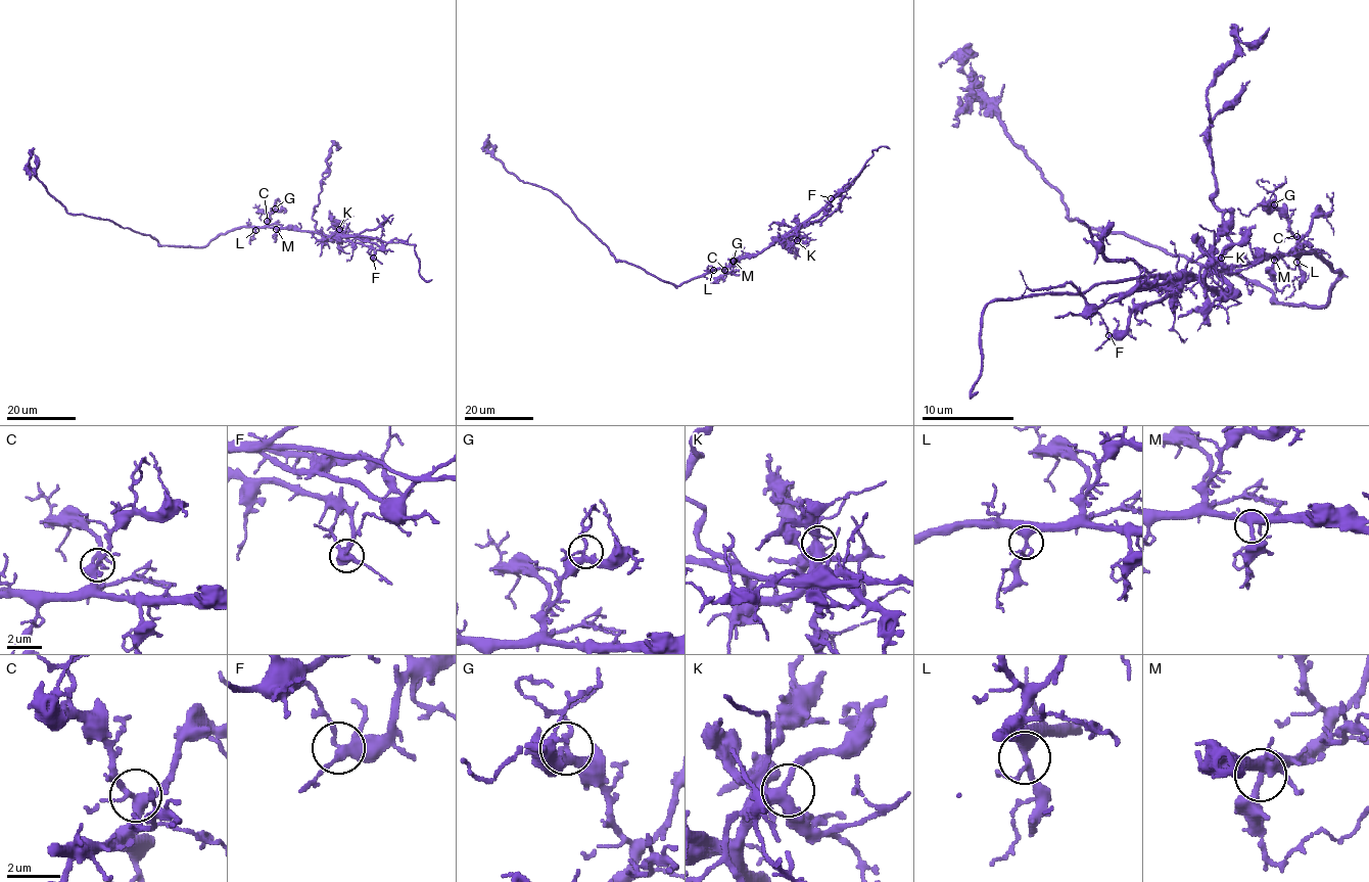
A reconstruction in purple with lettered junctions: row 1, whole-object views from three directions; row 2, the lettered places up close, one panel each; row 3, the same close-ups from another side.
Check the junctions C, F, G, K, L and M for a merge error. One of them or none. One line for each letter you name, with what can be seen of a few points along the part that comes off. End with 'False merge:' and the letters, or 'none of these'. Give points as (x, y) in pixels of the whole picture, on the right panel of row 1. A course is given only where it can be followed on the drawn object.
F: Course of the part to remove: (1108, 335), (1186, 276), (1221, 291), (1232, 216), (1212, 199), (1208, 87), (1235, 36), (1269, 27)
False merge: F

